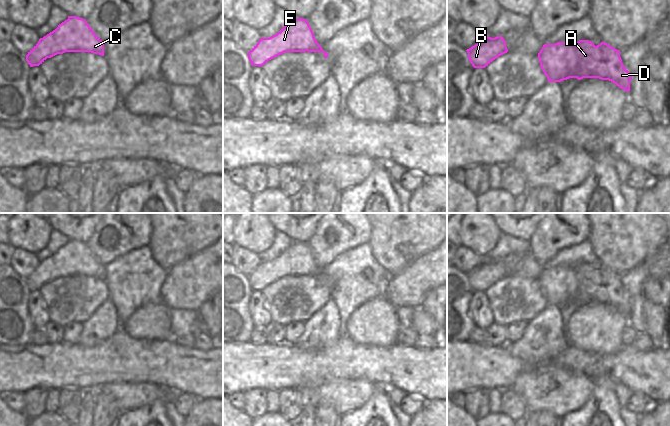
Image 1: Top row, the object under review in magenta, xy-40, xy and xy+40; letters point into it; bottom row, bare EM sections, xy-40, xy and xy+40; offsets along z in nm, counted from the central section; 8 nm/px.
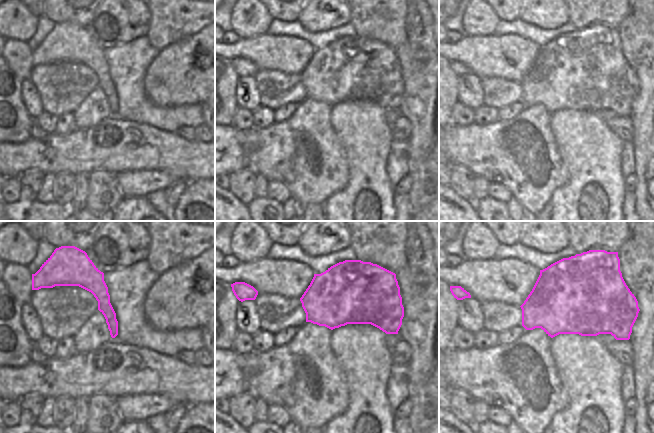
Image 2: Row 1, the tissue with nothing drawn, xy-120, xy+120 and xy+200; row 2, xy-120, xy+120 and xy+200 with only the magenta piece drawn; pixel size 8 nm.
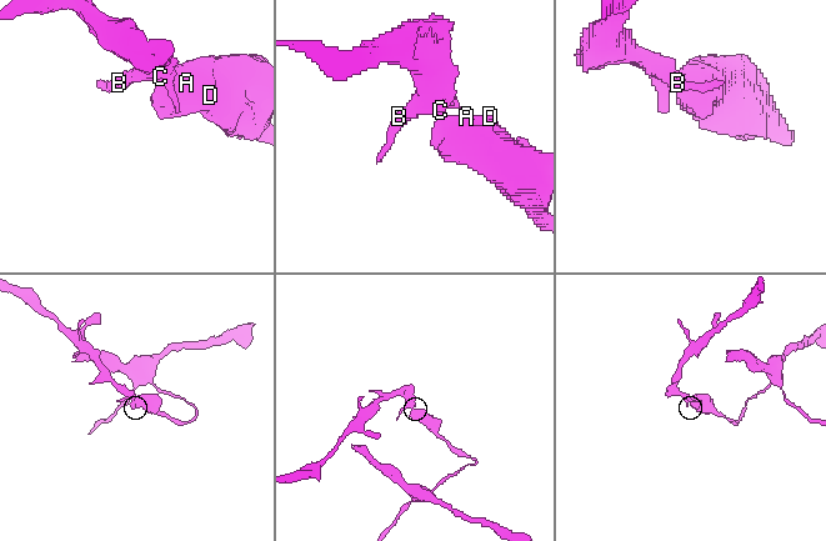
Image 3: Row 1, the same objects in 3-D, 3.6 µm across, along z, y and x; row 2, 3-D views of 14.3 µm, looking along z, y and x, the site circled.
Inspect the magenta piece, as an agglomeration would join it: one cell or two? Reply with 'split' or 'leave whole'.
split

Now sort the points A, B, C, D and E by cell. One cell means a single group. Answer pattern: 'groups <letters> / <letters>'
groups A D / B C E

